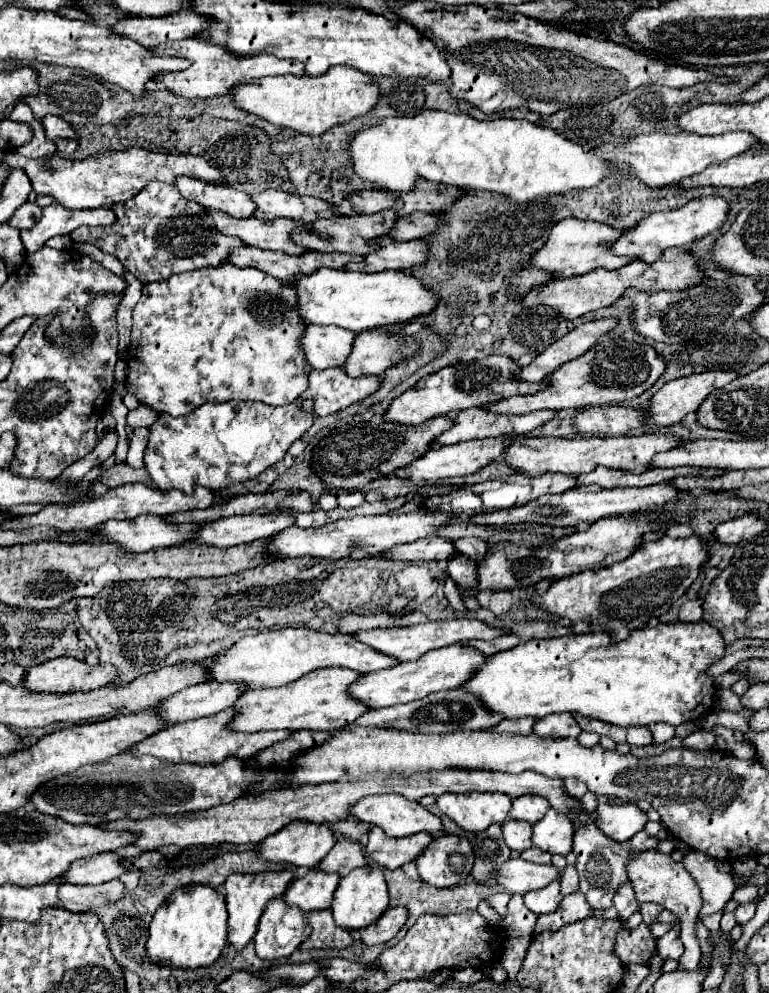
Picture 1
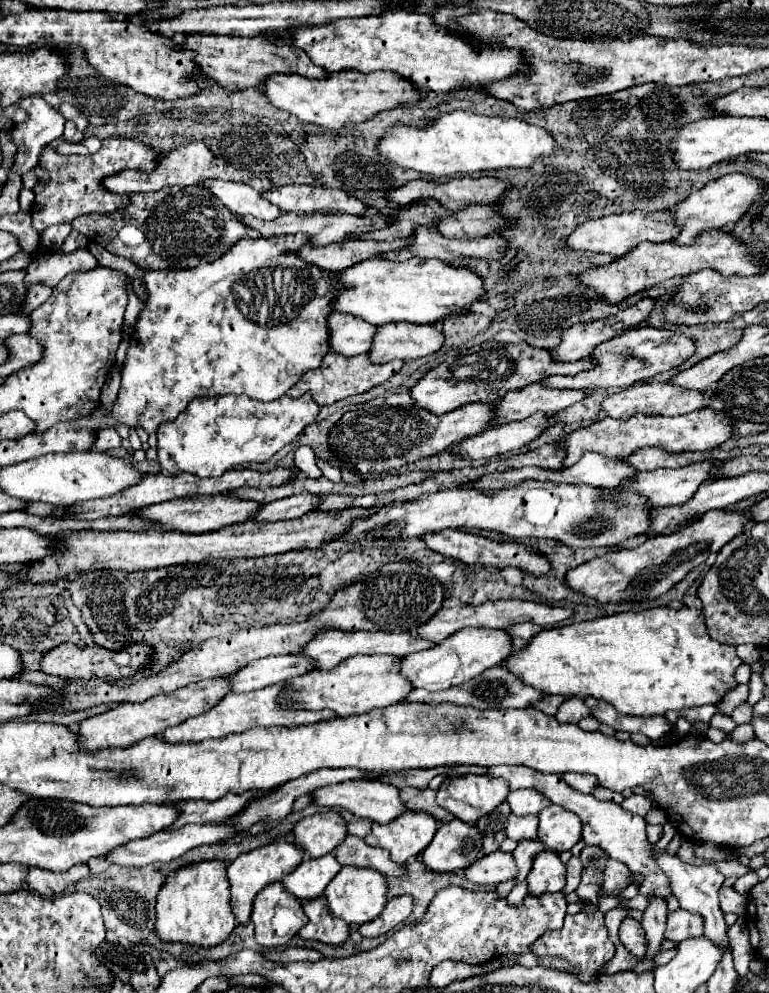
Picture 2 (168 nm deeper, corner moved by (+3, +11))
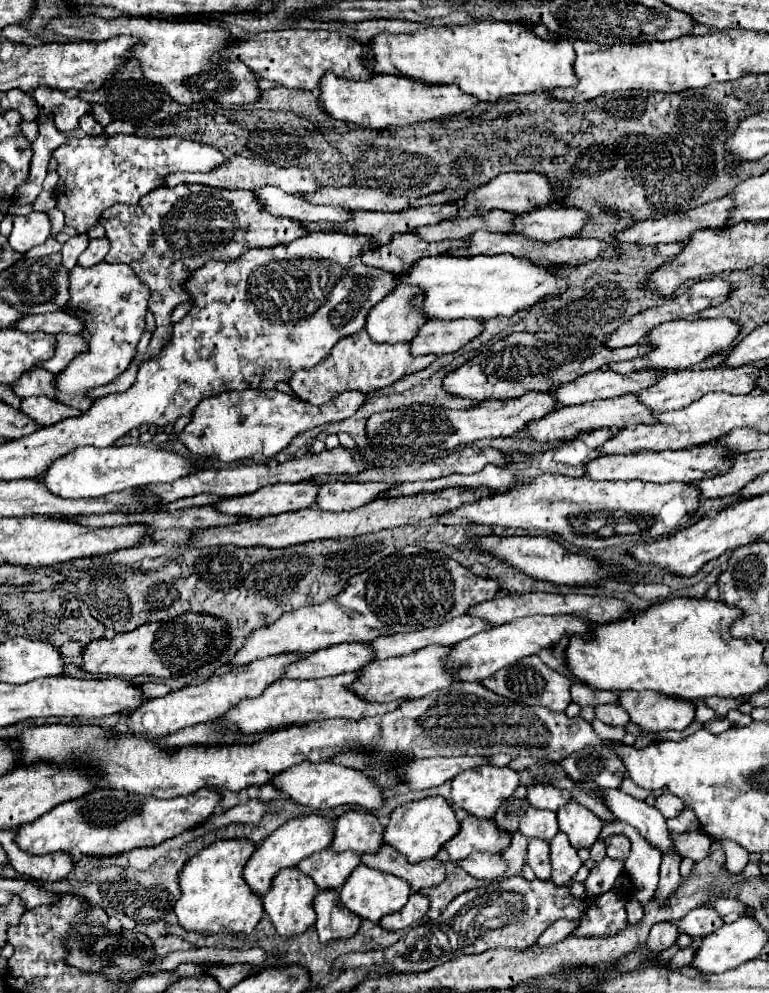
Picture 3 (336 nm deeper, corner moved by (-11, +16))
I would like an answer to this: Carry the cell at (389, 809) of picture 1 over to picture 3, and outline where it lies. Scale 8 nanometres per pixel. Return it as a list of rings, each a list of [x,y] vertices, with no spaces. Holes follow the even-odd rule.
[[[321,762],[321,764],[297,764],[291,766],[271,778],[271,784],[275,786],[277,792],[285,794],[289,800],[295,804],[305,804],[313,810],[325,810],[325,808],[335,808],[341,804],[359,804],[363,808],[379,808],[383,804],[381,790],[377,788],[375,782],[367,780],[363,774],[349,770],[345,766],[337,766],[333,762]]]

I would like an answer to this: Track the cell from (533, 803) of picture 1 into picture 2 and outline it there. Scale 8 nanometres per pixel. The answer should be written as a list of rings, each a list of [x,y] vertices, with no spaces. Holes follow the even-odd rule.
[[[535,789],[511,791],[507,797],[507,803],[515,815],[529,815],[529,813],[537,815],[539,811],[543,811],[545,807],[551,805],[551,801],[547,797],[543,797],[541,793],[537,793]]]

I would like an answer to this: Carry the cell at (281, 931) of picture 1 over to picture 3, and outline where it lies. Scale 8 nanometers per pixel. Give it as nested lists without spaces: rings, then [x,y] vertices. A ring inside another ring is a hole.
[[[299,868],[281,870],[273,878],[271,890],[263,896],[263,906],[265,906],[265,912],[271,918],[277,934],[281,934],[281,936],[303,934],[307,928],[311,928],[315,924],[315,910],[313,910],[315,894],[317,894],[315,882],[307,874],[303,874]]]

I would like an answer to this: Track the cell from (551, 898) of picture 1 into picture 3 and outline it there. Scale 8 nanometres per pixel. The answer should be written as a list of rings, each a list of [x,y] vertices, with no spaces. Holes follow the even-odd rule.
[[[559,832],[553,840],[549,840],[549,848],[551,848],[551,880],[555,884],[569,884],[571,876],[575,876],[575,872],[581,868],[581,860],[577,856],[577,850],[571,848],[567,834]]]

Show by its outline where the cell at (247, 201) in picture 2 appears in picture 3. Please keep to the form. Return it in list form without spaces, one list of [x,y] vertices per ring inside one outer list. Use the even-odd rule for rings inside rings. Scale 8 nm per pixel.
[[[263,188],[263,192],[255,192],[265,208],[283,218],[299,220],[299,222],[349,222],[353,212],[341,206],[315,206],[309,204],[303,196],[291,196],[279,188]]]

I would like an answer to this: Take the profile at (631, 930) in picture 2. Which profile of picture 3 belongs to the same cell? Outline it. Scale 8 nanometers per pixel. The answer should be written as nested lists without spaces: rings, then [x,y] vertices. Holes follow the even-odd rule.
[[[659,922],[651,928],[649,938],[647,938],[647,946],[653,952],[663,952],[677,942],[677,936],[679,936],[679,928],[675,922]]]

